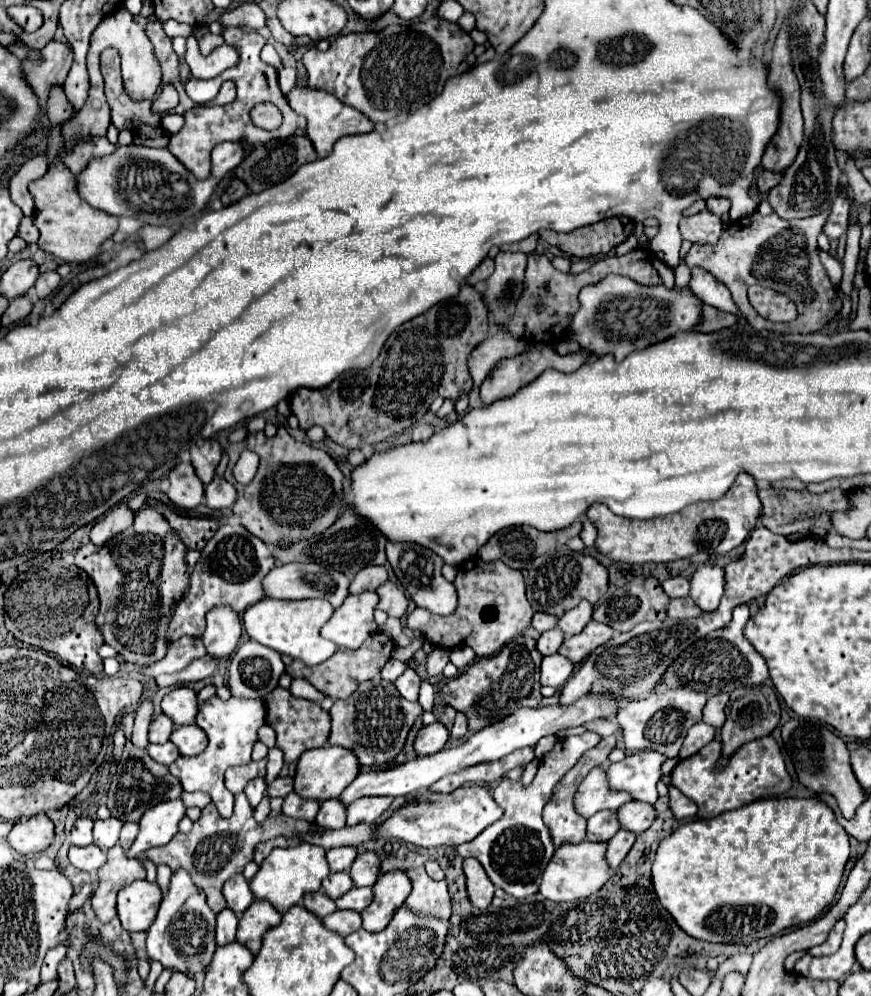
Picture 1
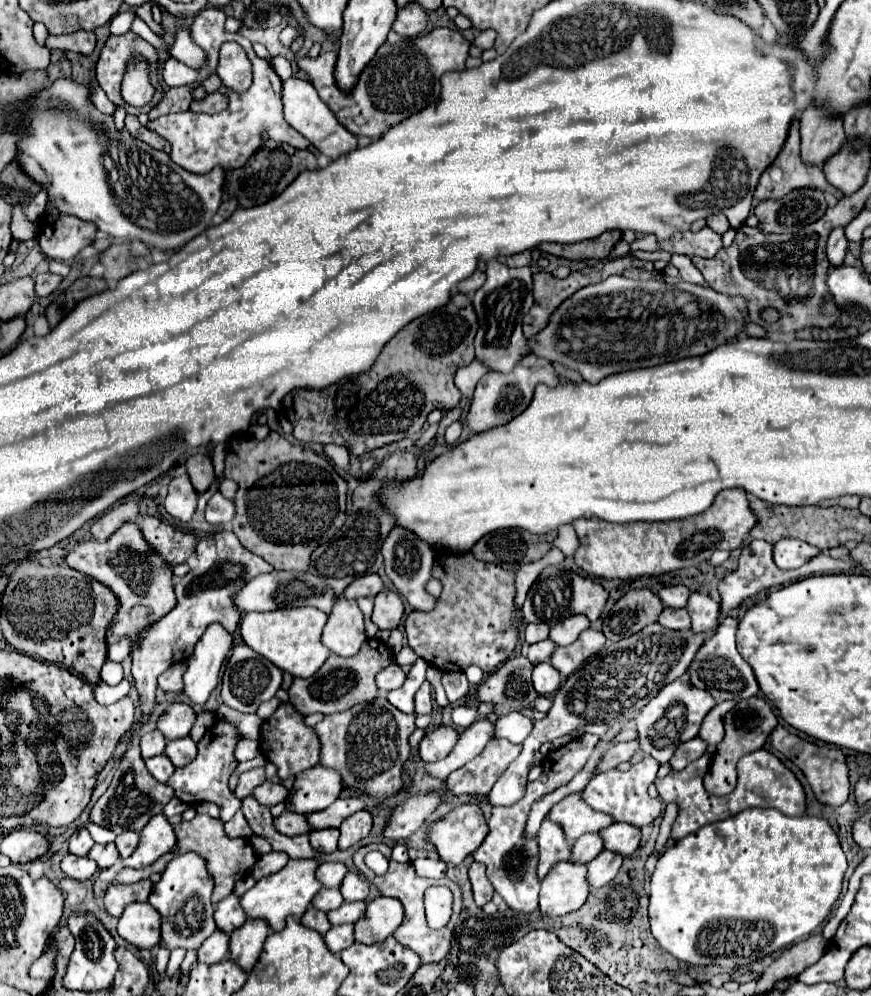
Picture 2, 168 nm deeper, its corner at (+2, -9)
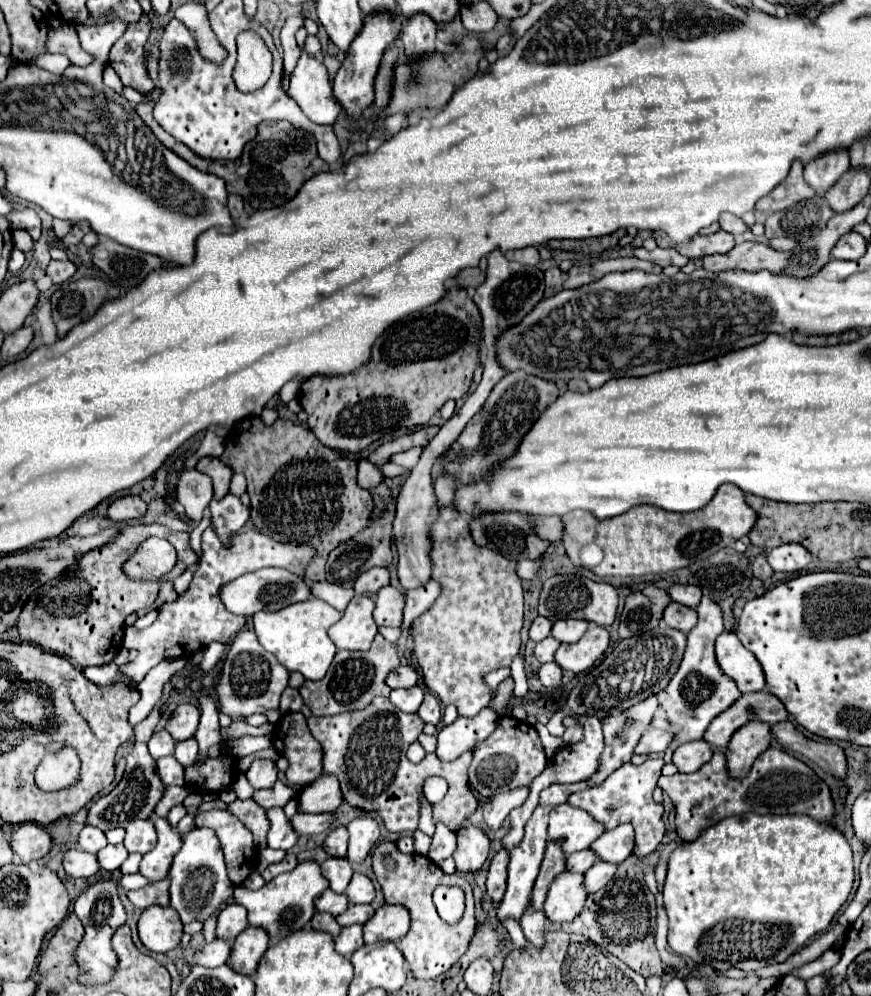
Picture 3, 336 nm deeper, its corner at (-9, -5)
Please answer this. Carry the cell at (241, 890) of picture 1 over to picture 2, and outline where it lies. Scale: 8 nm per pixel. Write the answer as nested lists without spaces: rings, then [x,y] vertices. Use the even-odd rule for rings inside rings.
[[[229,894],[225,900],[221,900],[215,908],[215,924],[221,932],[225,934],[231,934],[233,930],[237,930],[239,926],[245,924],[247,916],[245,912],[241,912],[241,906],[239,906],[239,898],[235,894]]]

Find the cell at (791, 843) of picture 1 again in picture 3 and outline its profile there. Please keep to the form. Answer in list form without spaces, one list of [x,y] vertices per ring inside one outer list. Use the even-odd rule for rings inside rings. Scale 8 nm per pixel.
[[[748,812],[744,816],[732,816],[732,818],[724,818],[718,824],[706,828],[704,832],[700,832],[700,836],[694,842],[684,842],[680,844],[668,860],[668,876],[664,882],[664,908],[668,912],[668,920],[670,920],[670,932],[668,932],[668,944],[670,948],[696,962],[696,964],[708,964],[714,970],[728,970],[728,968],[740,968],[744,972],[754,972],[758,968],[764,968],[768,964],[774,962],[784,962],[790,954],[794,954],[800,946],[804,946],[814,934],[824,932],[828,928],[828,924],[832,922],[834,914],[840,910],[840,906],[848,900],[853,882],[855,880],[853,853],[848,844],[848,840],[844,838],[844,834],[840,830],[836,830],[832,824],[824,824],[818,820],[812,820],[806,814],[784,814],[784,816],[776,816],[776,814],[756,814],[756,812]]]

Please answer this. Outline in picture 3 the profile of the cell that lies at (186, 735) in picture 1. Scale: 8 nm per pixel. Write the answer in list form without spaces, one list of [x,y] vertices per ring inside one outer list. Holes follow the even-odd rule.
[[[194,738],[190,740],[182,740],[182,742],[176,742],[176,752],[174,752],[176,760],[182,764],[182,766],[190,766],[198,760],[198,744]]]

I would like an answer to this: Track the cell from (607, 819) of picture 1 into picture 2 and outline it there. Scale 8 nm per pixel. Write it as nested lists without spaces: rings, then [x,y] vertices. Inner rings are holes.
[[[599,834],[581,836],[581,840],[577,840],[573,844],[571,862],[575,862],[575,864],[589,864],[601,850],[603,850],[603,844],[601,844],[601,836]]]

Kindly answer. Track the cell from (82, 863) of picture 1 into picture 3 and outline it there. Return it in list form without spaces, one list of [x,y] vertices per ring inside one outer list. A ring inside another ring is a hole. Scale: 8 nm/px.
[[[68,850],[64,856],[64,870],[72,878],[92,878],[98,874],[98,858],[96,854],[88,854],[84,850]]]

